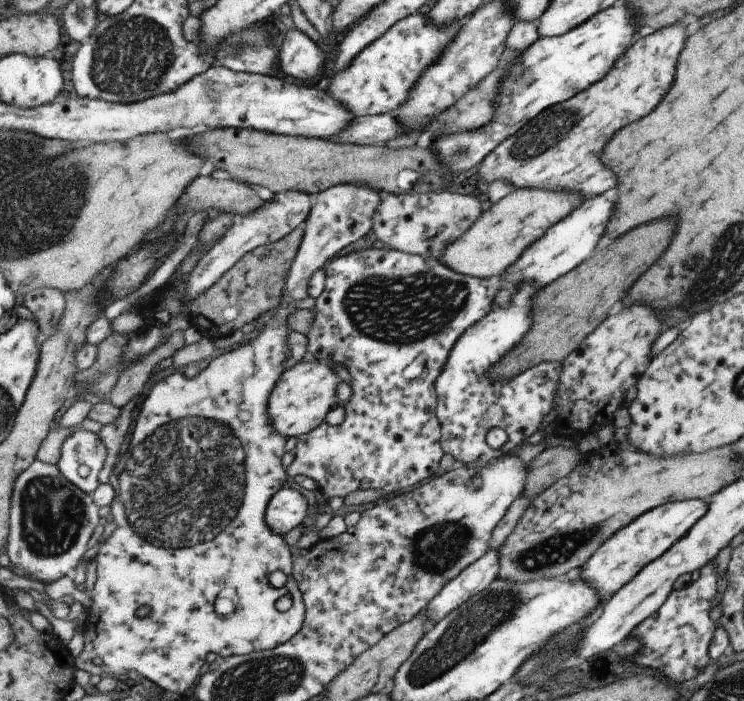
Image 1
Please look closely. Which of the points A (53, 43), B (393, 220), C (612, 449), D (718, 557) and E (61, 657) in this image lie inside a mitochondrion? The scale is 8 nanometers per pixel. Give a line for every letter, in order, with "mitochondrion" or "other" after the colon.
A: other
B: other
C: other
D: other
E: other

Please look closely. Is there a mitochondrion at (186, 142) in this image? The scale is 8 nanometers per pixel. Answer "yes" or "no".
no

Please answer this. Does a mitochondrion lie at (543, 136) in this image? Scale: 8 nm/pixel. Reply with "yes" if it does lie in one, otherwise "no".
yes

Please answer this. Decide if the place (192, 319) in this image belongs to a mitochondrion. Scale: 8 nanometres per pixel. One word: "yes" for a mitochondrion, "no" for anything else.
no

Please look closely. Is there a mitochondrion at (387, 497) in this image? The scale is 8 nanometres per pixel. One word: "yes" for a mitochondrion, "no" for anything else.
no

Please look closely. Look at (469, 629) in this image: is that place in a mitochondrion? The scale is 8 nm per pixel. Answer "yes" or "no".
yes

